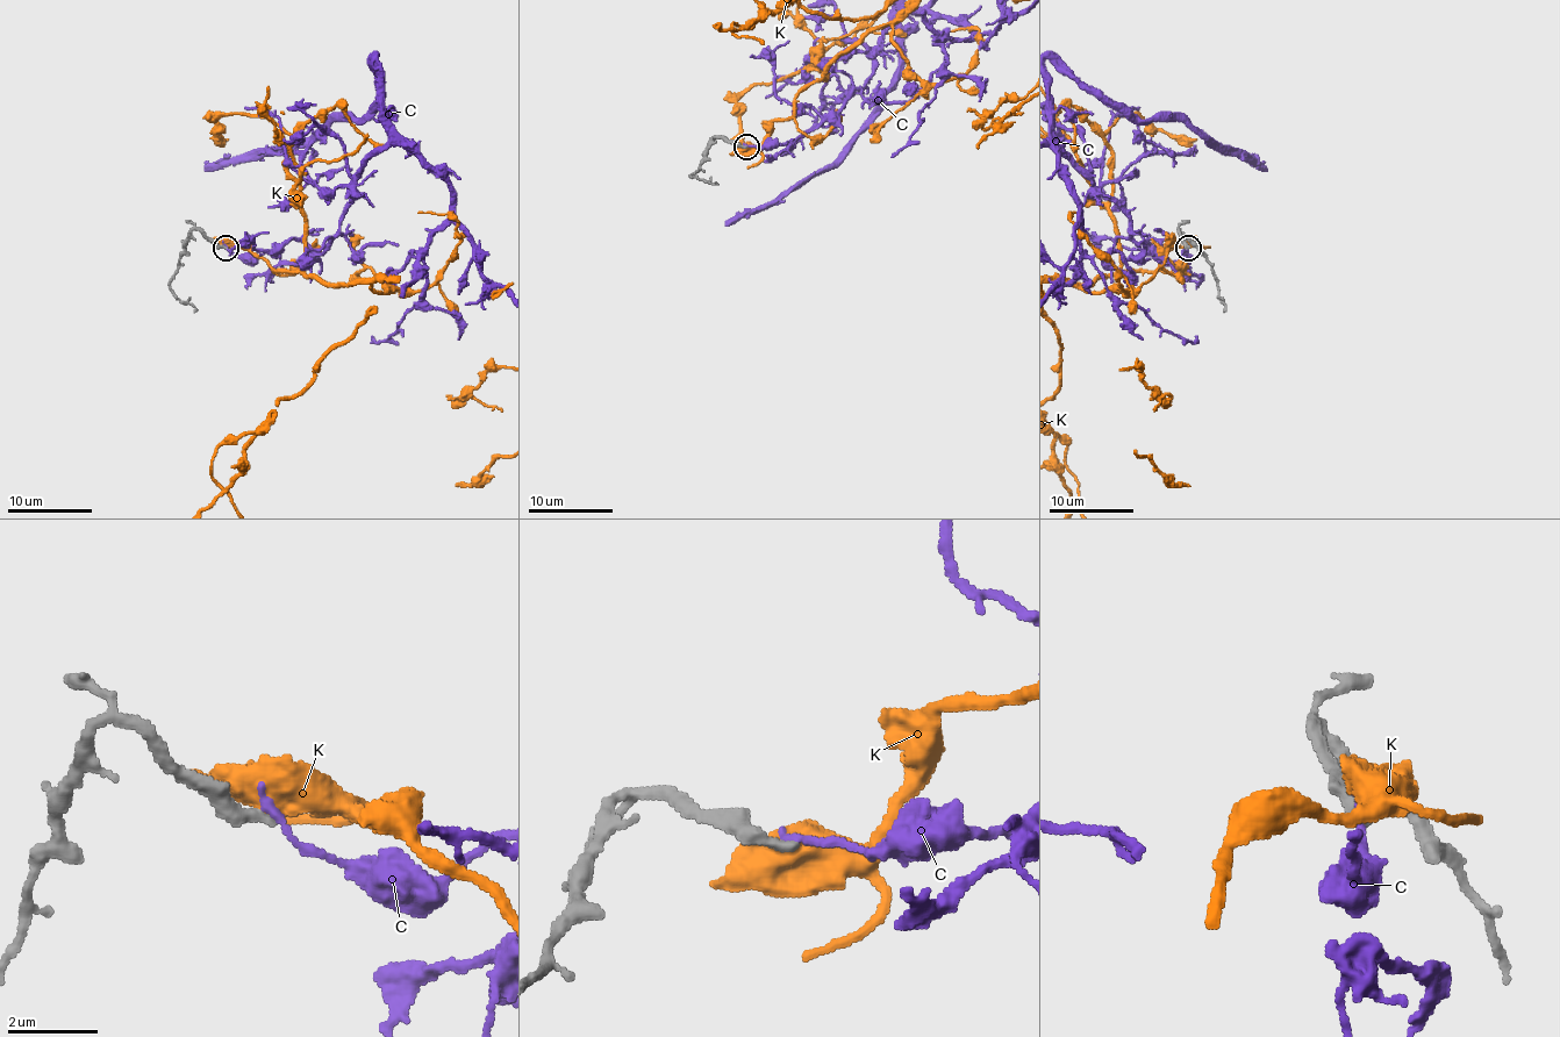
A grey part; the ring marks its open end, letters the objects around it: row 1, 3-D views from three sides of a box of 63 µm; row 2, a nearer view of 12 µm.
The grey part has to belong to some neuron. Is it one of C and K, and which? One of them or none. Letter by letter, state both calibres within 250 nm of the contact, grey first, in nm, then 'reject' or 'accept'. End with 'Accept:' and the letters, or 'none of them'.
C: 300/190 nm | reject
K: 360/750 nm | reject
Accept: none of them

